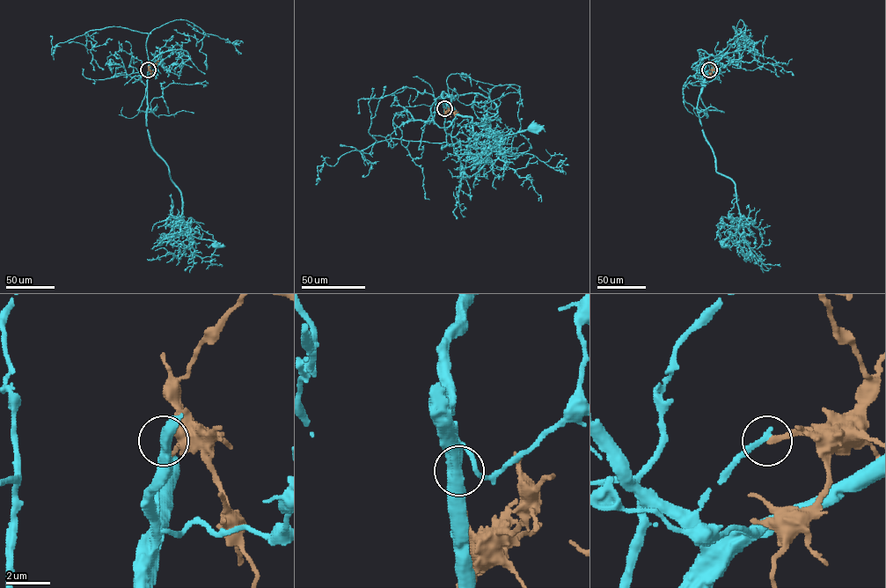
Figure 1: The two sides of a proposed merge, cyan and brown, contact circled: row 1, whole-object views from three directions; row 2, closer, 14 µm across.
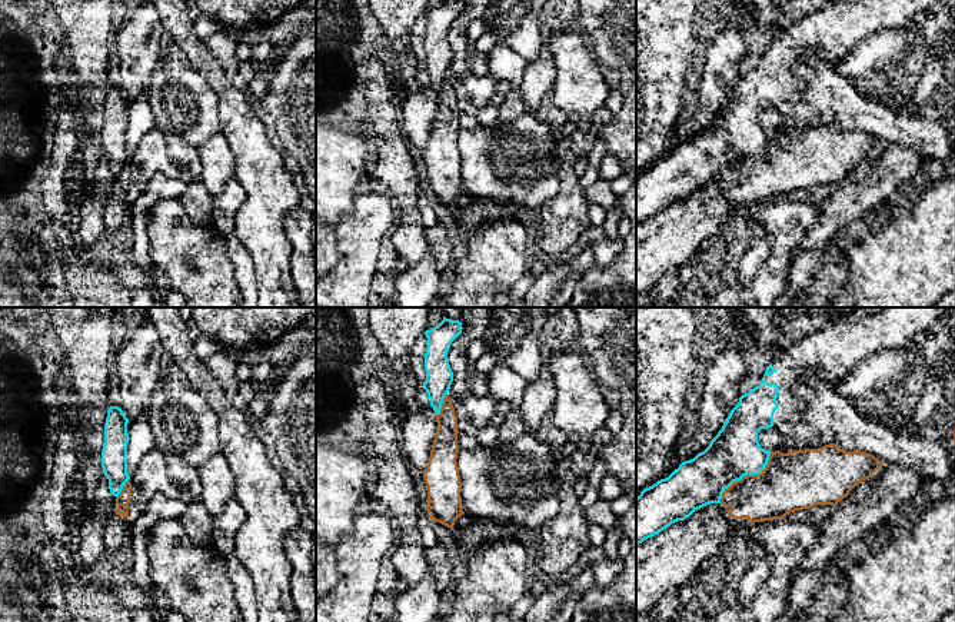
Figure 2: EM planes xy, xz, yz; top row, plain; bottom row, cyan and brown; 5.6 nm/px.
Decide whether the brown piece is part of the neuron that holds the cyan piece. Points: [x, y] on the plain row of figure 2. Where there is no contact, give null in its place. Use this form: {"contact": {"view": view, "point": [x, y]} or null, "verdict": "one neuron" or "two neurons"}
{"contact": {"view": "yz", "point": [746, 153]}, "verdict": "two neurons"}

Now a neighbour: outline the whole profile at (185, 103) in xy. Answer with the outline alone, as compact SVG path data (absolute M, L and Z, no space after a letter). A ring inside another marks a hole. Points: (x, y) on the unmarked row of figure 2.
M173 41L166 57L159 59L154 76L147 90L156 112L157 127L182 137L193 147L199 147L222 133L219 120L219 99L206 79L192 66L183 50Z

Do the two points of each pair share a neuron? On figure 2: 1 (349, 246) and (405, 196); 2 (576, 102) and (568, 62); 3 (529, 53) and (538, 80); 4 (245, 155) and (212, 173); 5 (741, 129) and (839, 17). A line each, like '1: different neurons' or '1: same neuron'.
1: same neuron
2: same neuron
3: different neurons
4: different neurons
5: same neuron

